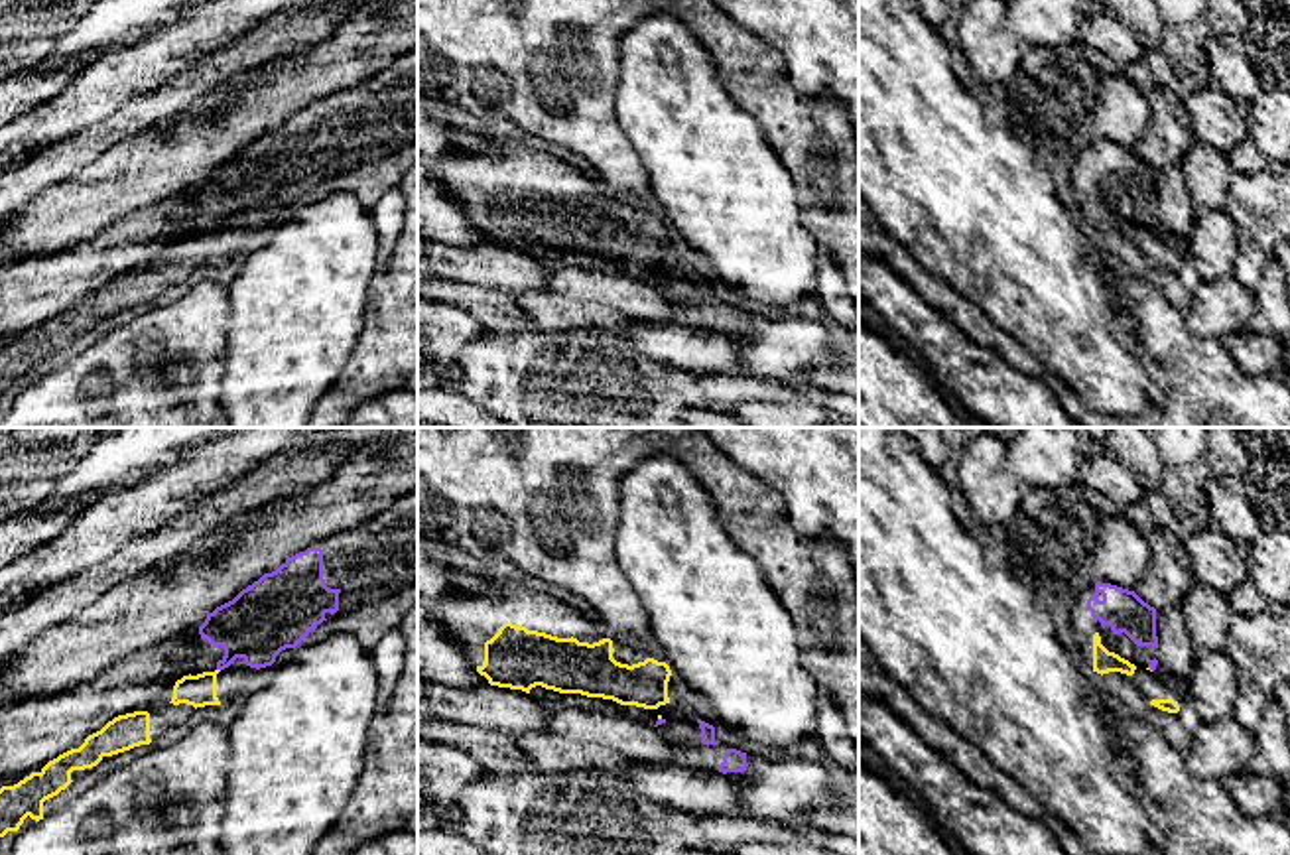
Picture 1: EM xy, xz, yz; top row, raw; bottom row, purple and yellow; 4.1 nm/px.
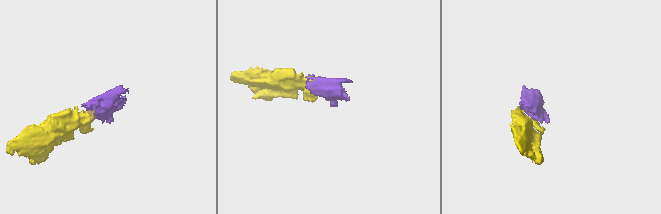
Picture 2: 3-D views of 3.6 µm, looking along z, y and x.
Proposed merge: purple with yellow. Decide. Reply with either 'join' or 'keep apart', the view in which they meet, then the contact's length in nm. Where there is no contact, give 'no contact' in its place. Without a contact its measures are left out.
join; meets purple in yz; contact 30 nm long

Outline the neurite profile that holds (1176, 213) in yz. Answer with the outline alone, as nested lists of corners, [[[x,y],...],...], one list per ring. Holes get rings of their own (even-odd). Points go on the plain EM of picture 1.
[[[1180,165],[1156,169],[1158,223],[1186,238],[1195,223],[1195,209]]]

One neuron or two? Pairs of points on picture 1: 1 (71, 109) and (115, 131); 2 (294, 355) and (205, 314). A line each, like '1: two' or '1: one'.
1: two
2: two

